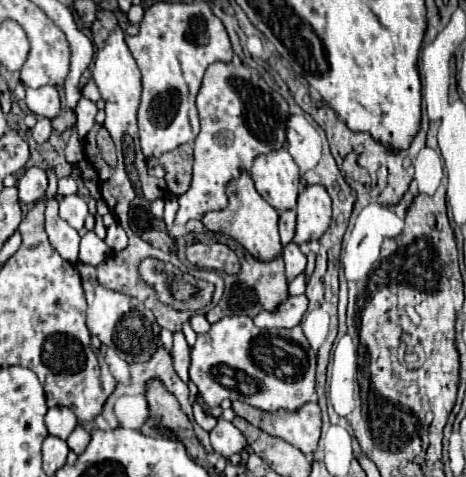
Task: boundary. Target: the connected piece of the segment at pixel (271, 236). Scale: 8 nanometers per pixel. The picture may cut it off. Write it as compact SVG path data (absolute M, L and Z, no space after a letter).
M242 170L240 178L228 184L228 206L220 212L206 212L202 222L208 230L224 232L230 238L238 240L258 260L272 260L282 252L278 236L278 212L256 192L254 182L246 170Z

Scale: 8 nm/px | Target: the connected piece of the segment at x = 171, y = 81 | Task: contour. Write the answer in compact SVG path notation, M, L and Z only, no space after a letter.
M206 2L152 4L140 22L140 34L126 36L126 44L142 72L142 100L138 108L140 148L146 158L158 158L198 136L196 96L202 76L210 64L230 62L234 52L224 24Z

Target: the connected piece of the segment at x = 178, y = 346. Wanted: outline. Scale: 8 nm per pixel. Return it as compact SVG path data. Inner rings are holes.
M174 332L174 346L172 346L172 358L174 358L174 370L180 376L182 382L190 382L188 378L188 366L190 366L190 348L182 332Z

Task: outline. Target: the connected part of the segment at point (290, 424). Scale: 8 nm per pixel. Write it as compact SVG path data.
M232 402L232 410L244 420L248 420L252 426L268 432L270 436L286 440L304 454L312 454L318 444L322 416L320 406L316 402L306 402L294 412L264 412L244 402Z

